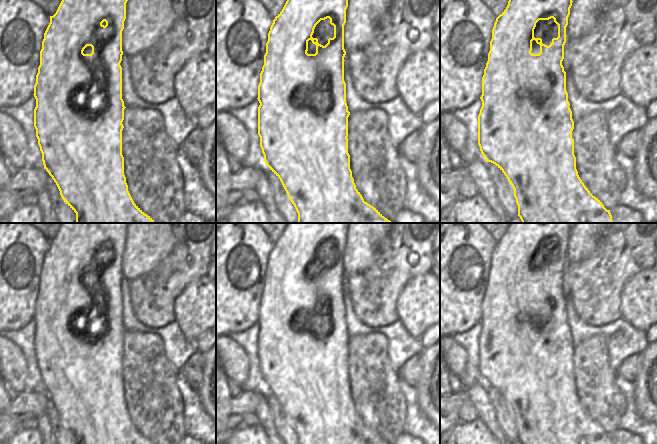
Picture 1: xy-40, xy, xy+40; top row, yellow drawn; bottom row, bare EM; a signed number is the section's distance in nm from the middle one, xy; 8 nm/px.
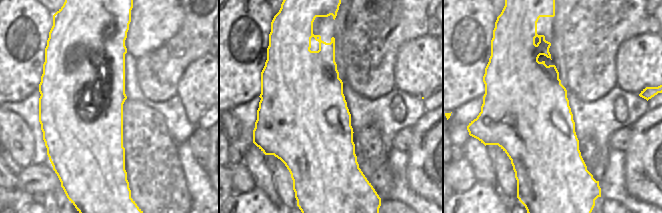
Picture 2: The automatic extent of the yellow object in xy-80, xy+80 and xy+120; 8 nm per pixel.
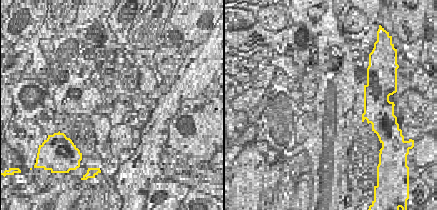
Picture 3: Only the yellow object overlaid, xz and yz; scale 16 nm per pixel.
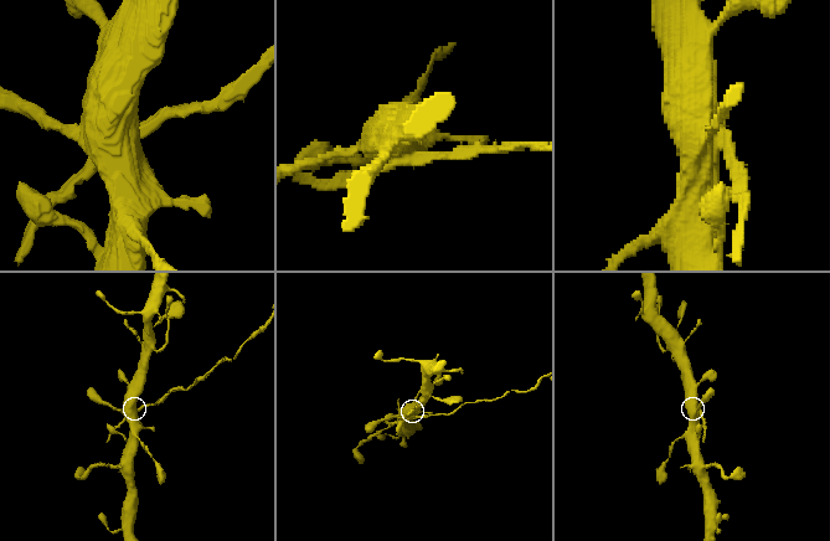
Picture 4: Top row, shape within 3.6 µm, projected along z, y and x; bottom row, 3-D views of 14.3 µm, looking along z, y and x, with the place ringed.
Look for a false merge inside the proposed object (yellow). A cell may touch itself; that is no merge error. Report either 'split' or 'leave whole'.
split

